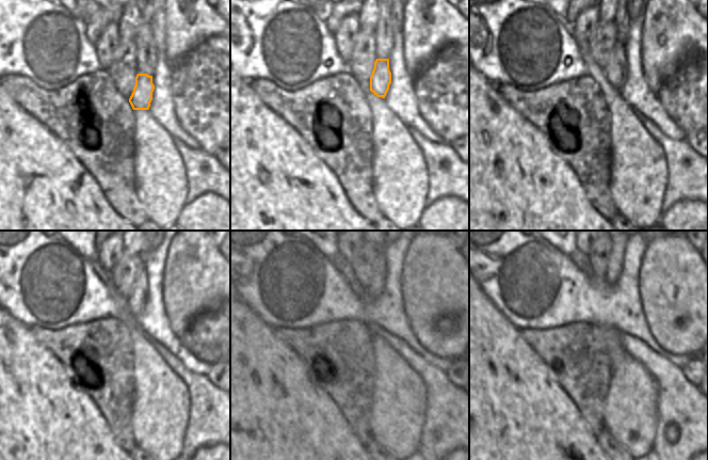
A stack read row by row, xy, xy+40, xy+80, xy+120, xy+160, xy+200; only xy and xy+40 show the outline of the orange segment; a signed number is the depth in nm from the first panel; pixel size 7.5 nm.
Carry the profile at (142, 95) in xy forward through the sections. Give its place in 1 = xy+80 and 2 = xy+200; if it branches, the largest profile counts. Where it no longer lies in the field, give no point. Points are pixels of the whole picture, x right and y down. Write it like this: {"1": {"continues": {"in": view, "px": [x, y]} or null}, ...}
{"1": {"continues": {"in": "xy+80", "px": [615, 70]}}, "2": {"continues": {"in": "xy+200", "px": [613, 270]}}}

